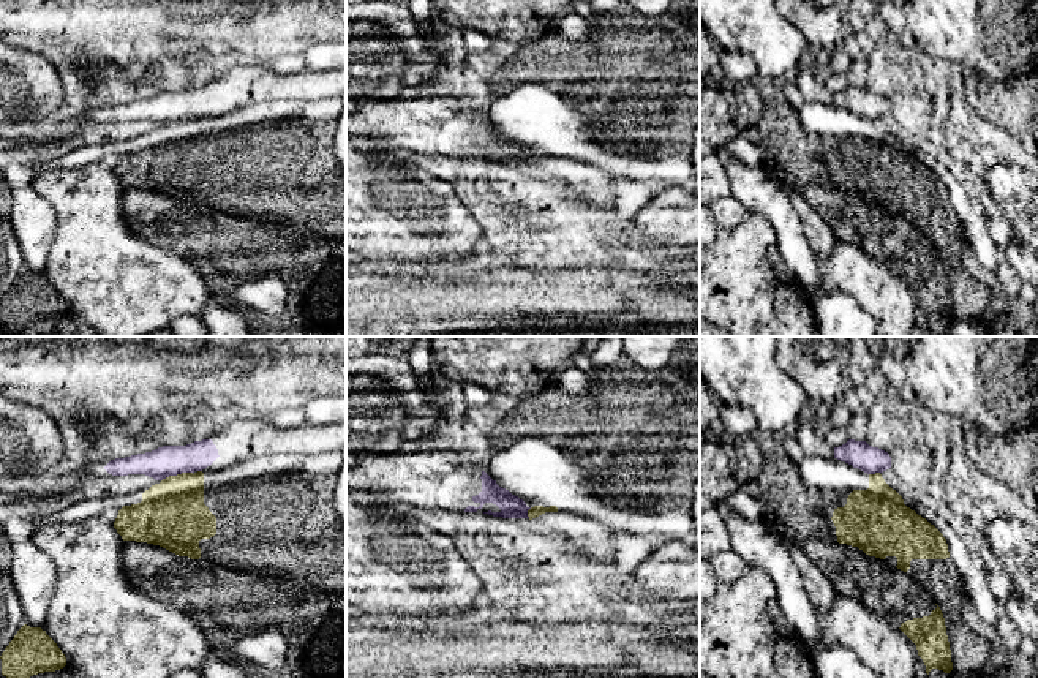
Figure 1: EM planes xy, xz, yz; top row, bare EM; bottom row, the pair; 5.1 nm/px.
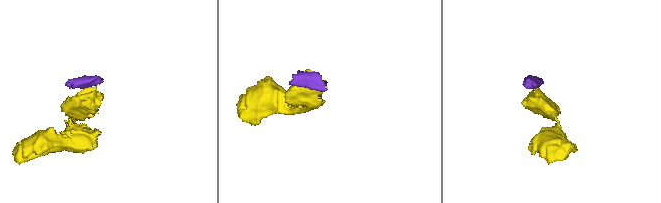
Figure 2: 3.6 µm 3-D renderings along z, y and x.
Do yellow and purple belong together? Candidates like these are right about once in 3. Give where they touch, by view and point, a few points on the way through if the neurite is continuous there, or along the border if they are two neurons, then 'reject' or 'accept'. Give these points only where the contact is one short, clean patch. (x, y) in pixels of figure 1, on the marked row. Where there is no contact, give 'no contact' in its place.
xy (177, 474) | along xy (191, 471), (169, 474), (161, 481) | reject

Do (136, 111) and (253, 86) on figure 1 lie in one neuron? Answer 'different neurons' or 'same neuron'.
same neuron

